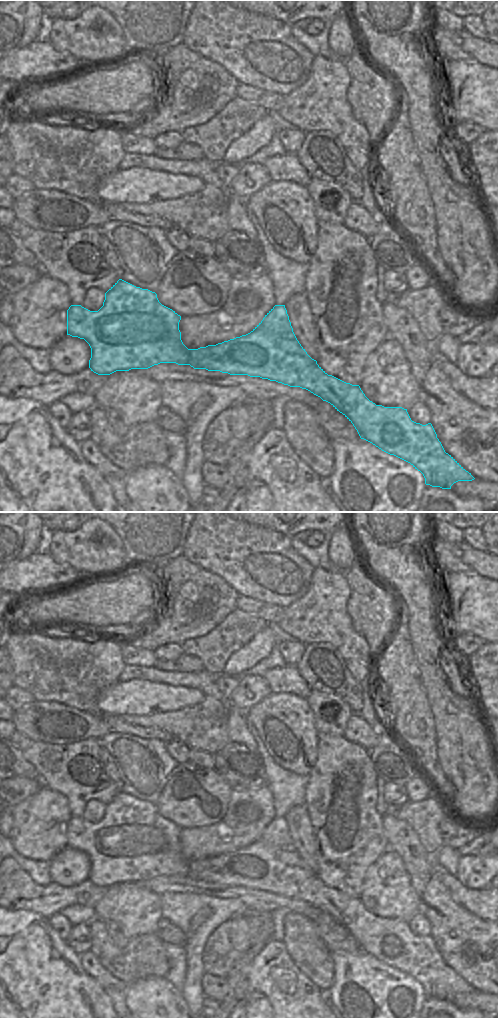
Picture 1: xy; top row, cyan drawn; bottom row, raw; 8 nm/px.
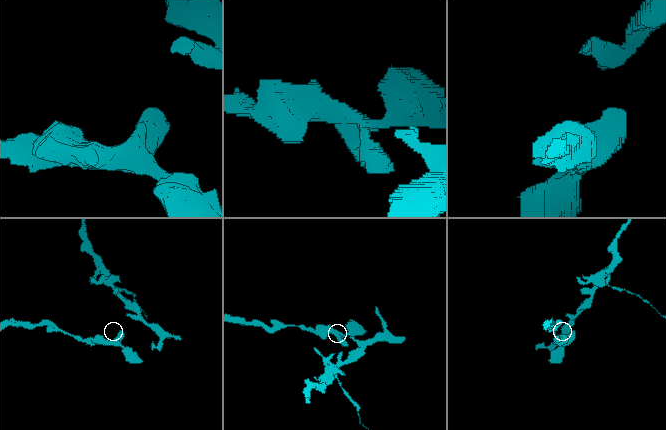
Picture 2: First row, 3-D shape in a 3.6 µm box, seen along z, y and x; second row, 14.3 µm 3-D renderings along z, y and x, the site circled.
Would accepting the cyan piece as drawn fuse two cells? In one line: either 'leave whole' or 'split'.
leave whole

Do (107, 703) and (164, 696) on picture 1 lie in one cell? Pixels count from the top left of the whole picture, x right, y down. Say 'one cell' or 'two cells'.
one cell

